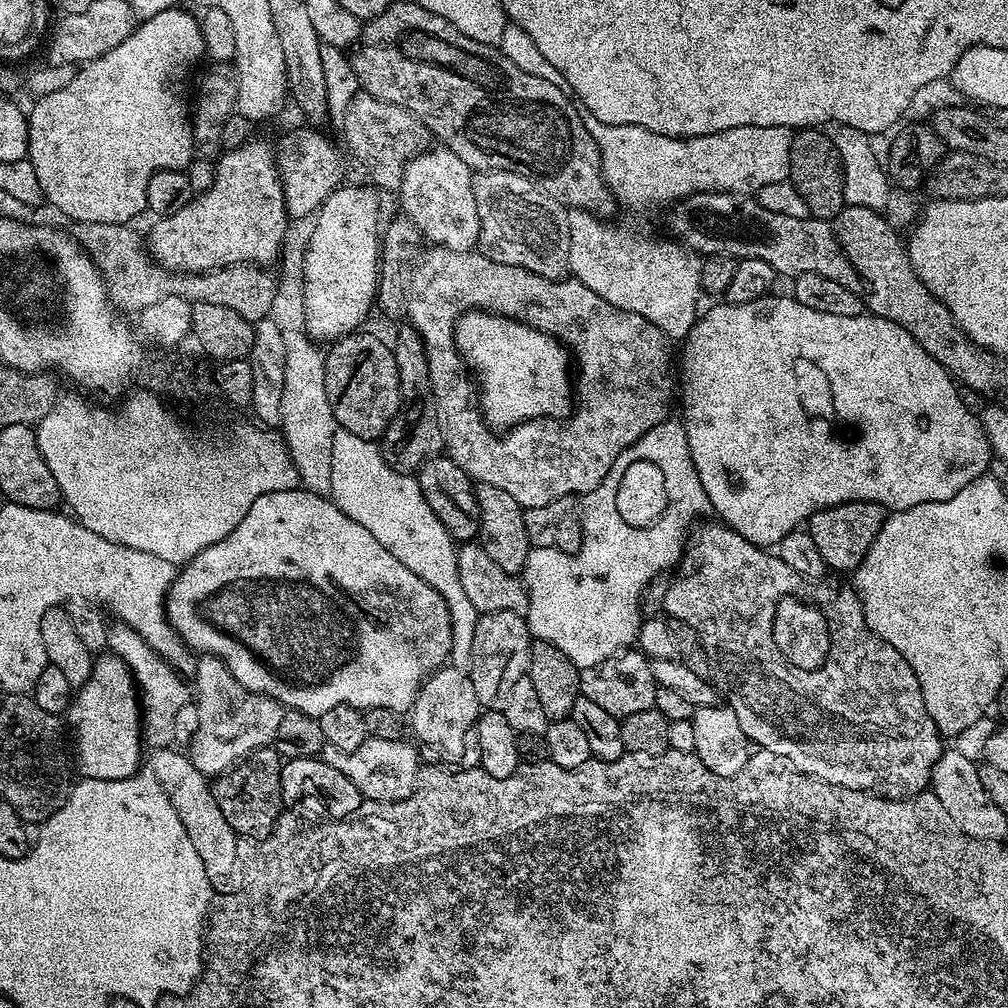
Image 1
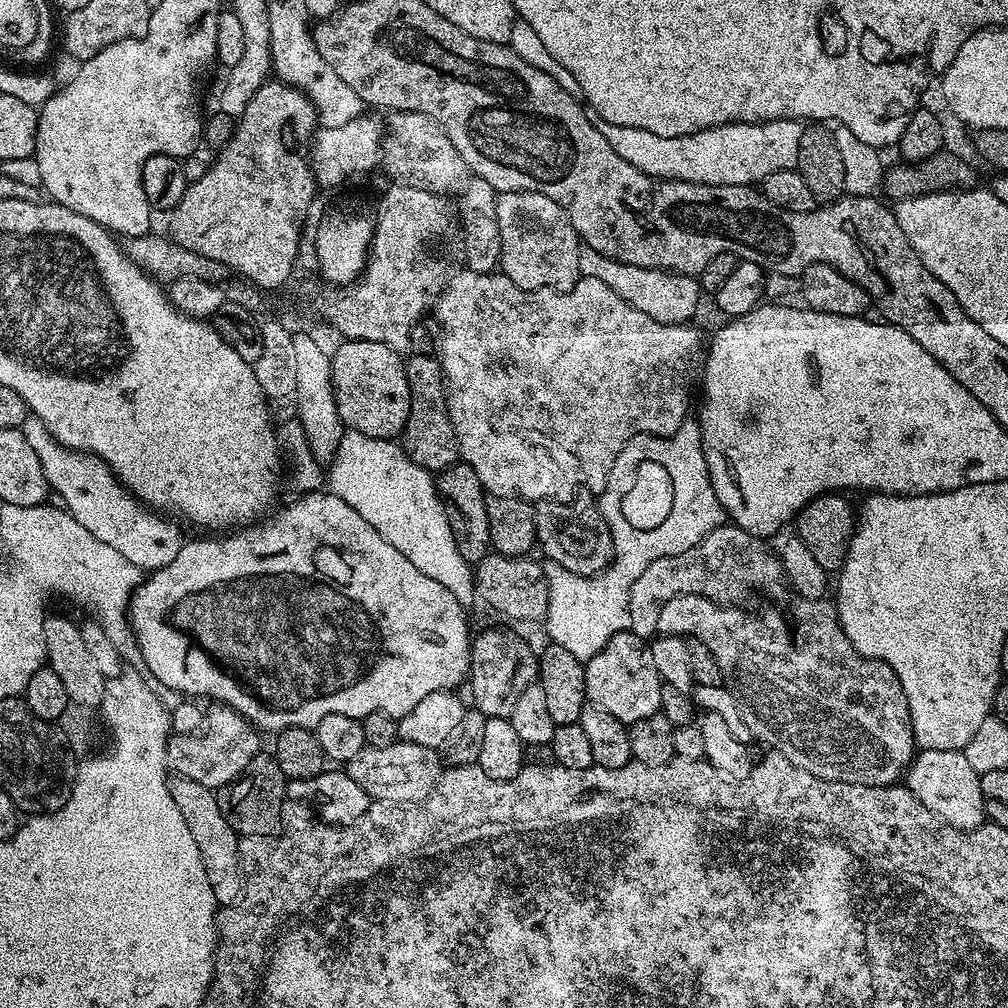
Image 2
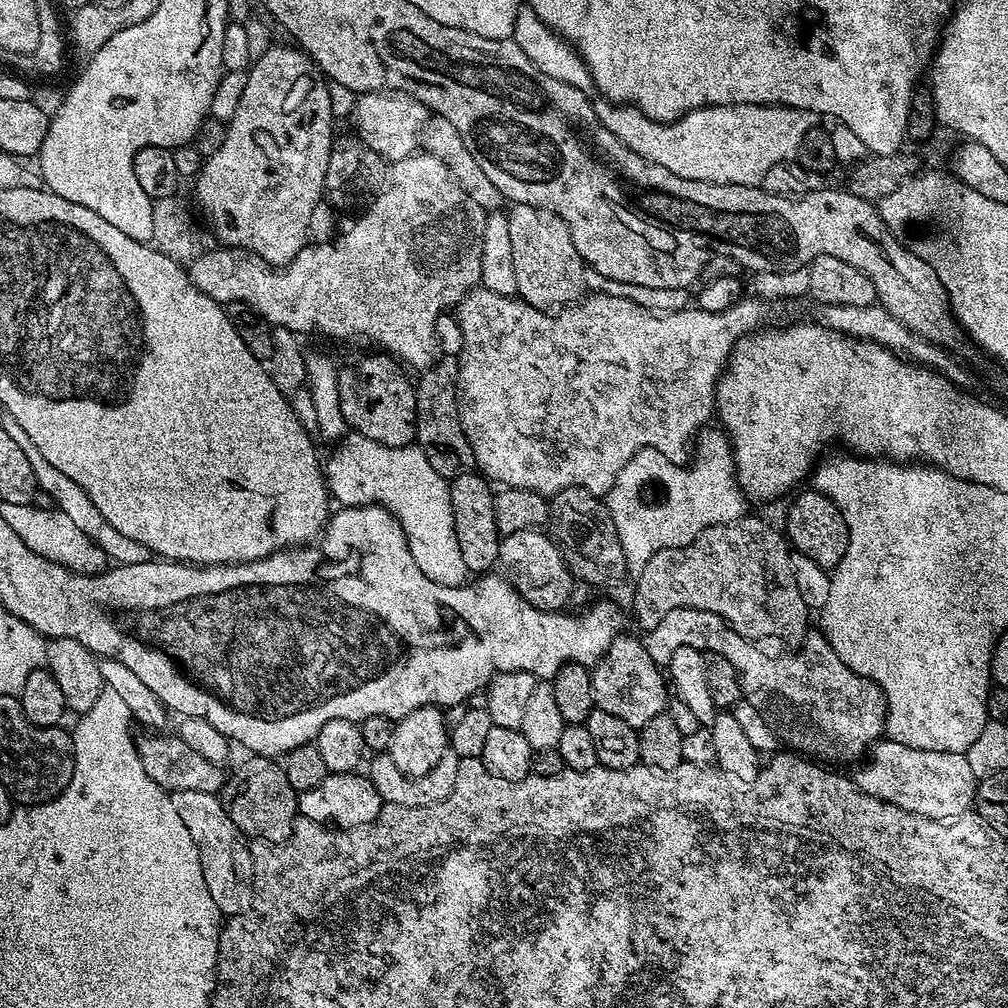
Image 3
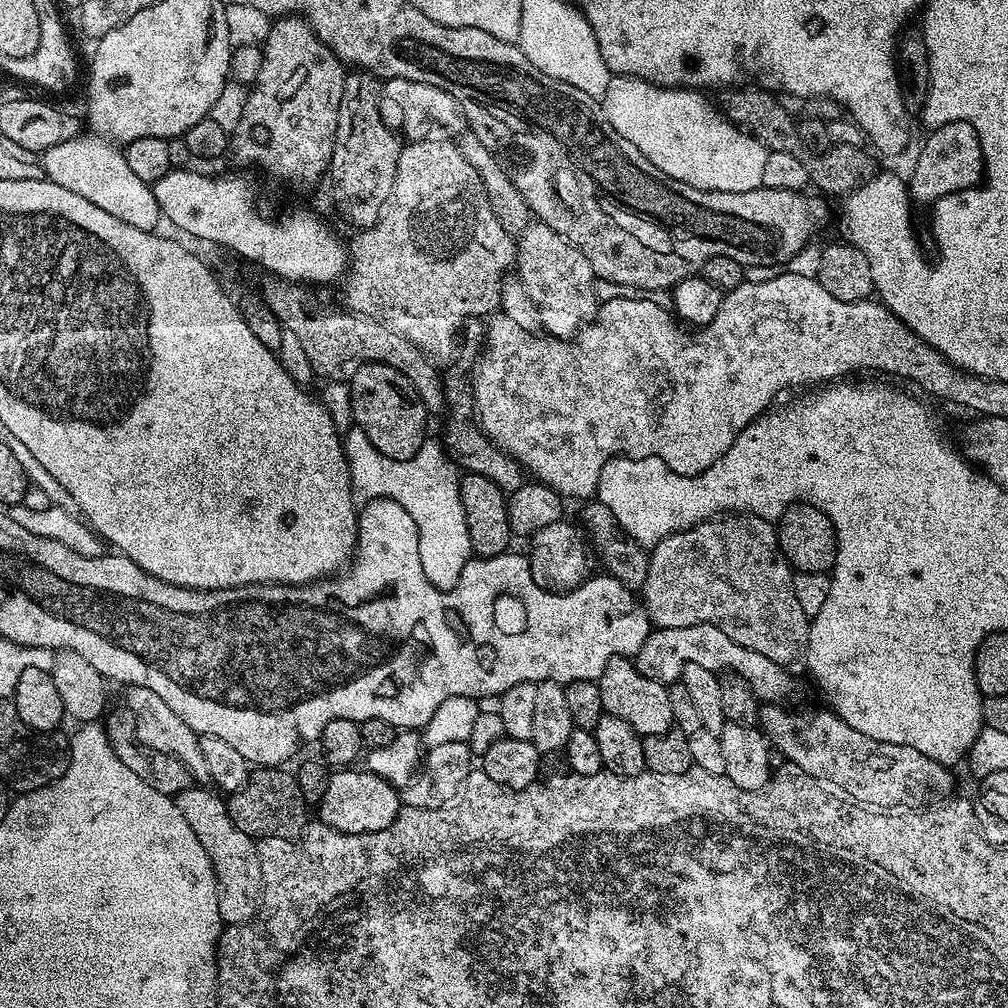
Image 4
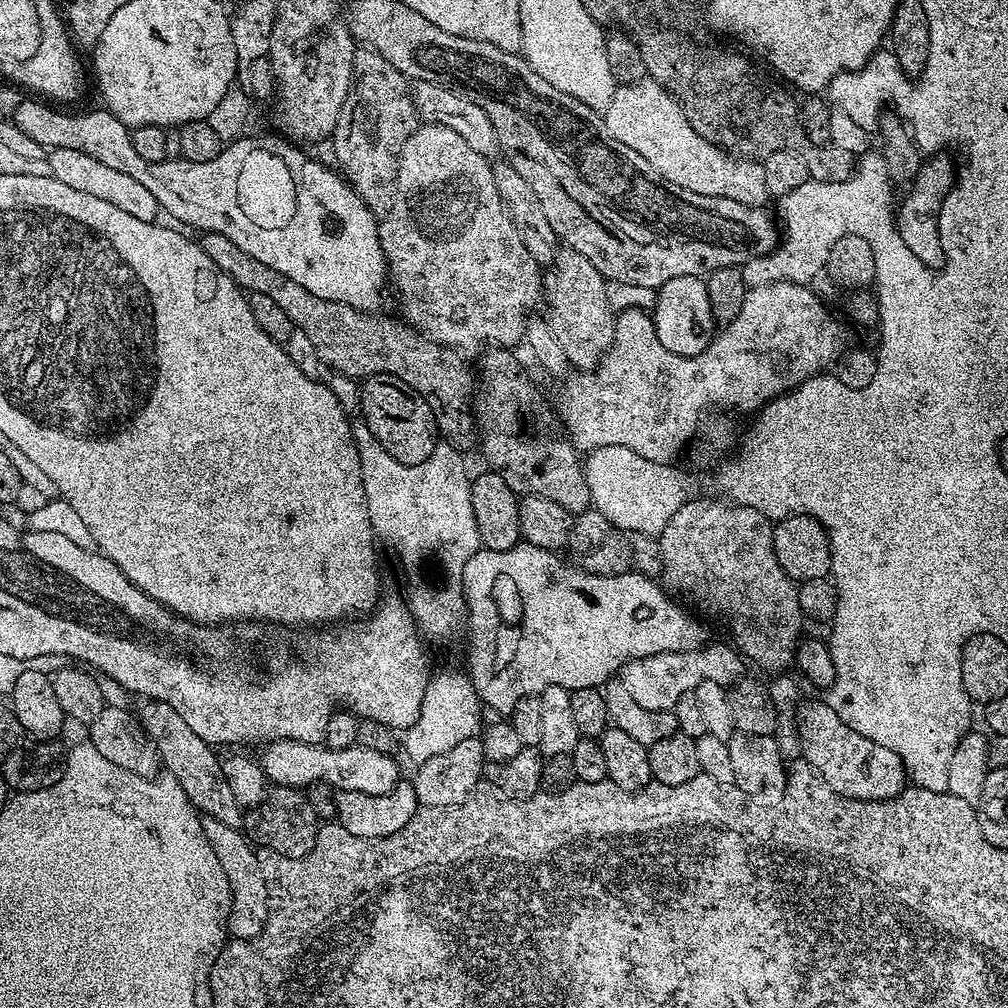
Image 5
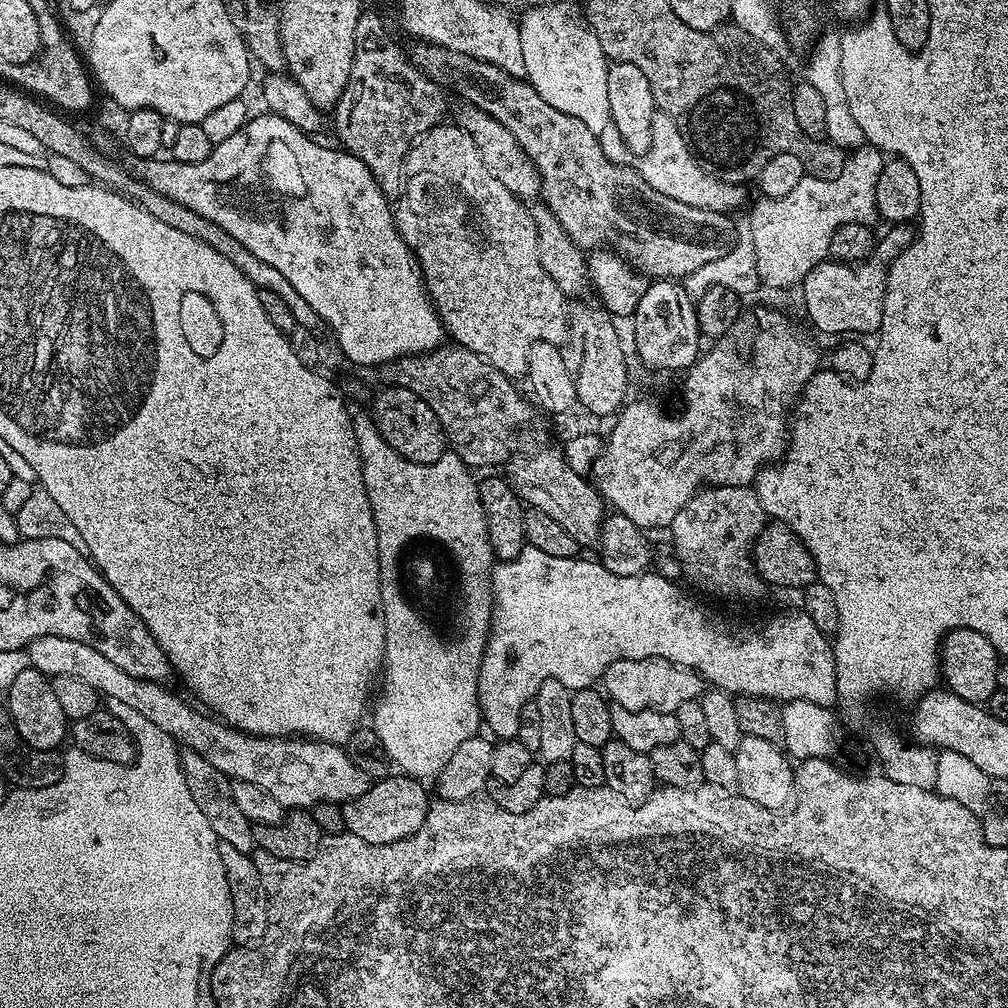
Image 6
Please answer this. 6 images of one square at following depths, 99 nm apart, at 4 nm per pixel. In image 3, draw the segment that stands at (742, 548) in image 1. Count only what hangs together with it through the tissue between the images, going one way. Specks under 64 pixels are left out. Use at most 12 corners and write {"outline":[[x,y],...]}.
{"outline":[[670,610],[643,637],[733,664],[742,699],[797,753],[856,760],[888,703],[823,634],[767,656],[718,614]]}

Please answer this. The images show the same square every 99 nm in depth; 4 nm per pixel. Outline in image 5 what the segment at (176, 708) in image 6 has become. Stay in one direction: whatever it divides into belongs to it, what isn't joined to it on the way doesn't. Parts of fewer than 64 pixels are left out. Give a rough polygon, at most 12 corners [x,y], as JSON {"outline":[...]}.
{"outline":[[274,740],[258,756],[273,785],[377,796],[401,783],[392,756]]}

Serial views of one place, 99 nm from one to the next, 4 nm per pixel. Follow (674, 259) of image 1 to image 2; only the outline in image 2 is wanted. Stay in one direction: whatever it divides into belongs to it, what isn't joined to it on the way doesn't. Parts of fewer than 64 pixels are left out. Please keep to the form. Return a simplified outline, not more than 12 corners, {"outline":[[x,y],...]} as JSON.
{"outline":[[590,247],[584,276],[654,322],[689,323],[699,279],[619,264]]}

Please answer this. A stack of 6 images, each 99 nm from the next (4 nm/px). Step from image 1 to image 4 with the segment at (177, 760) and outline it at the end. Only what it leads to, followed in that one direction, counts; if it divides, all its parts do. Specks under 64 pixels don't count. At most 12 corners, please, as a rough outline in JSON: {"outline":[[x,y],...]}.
{"outline":[[190,786],[174,799],[202,842],[222,913],[253,912],[264,874],[225,797]]}

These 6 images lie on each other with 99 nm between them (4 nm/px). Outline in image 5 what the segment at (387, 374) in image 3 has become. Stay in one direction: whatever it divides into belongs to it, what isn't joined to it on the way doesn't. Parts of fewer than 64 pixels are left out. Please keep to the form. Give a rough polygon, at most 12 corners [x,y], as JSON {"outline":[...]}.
{"outline":[[370,376],[359,415],[403,464],[438,443],[428,403],[406,382]]}

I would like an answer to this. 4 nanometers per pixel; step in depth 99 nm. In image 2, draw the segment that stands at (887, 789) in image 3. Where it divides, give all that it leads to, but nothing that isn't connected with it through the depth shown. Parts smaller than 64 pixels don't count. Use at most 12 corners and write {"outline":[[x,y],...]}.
{"outline":[[917,751],[906,787],[955,828],[985,823],[963,751]]}

